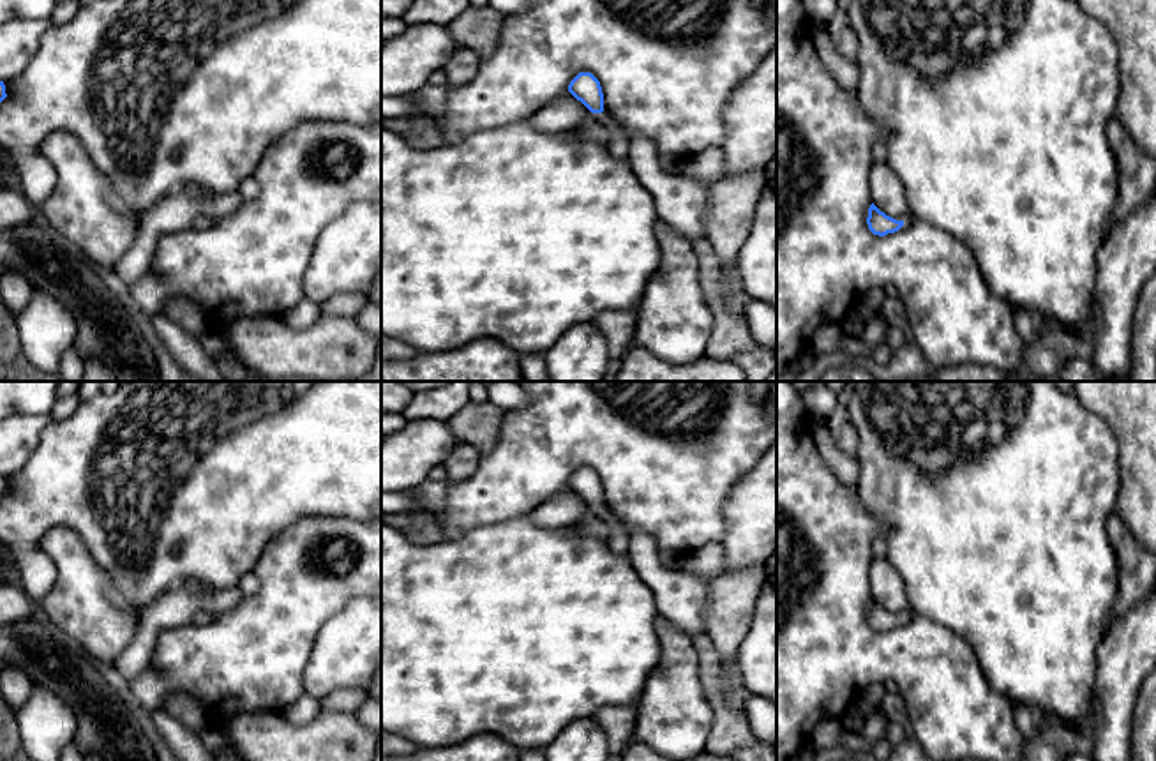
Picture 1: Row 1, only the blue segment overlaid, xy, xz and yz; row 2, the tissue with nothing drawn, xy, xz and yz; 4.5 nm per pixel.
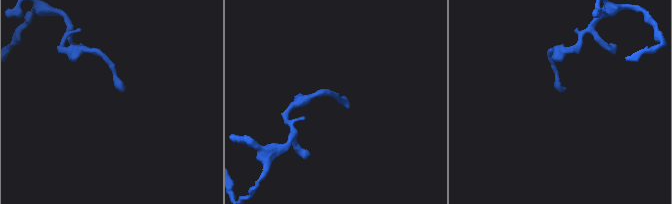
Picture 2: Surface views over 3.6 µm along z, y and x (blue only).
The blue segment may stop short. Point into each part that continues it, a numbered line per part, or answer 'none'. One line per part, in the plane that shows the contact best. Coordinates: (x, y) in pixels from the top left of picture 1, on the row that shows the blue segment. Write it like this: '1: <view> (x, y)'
1: xz (620, 143)

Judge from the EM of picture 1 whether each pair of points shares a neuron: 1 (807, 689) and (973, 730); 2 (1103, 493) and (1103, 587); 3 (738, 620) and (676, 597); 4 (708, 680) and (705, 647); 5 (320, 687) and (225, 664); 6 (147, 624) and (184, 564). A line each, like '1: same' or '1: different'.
1: same
2: same
3: different
4: same
5: different
6: different

